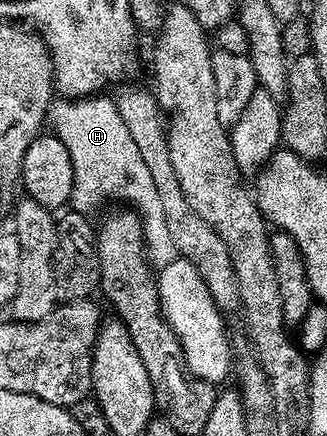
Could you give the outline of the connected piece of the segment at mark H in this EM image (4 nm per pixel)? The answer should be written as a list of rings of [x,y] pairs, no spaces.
[[[106,95],[62,99],[59,102],[58,110],[56,105],[52,113],[53,132],[60,139],[60,143],[68,147],[68,155],[72,159],[74,186],[70,201],[73,208],[79,213],[89,214],[90,209],[96,208],[101,201],[110,200],[133,207],[142,221],[146,256],[151,266],[161,267],[172,263],[178,252],[172,243],[168,222],[164,219],[160,194],[156,191],[152,171],[148,171],[132,135],[128,135],[128,127],[124,127],[124,119],[120,119],[117,104],[111,98],[109,101]]]

